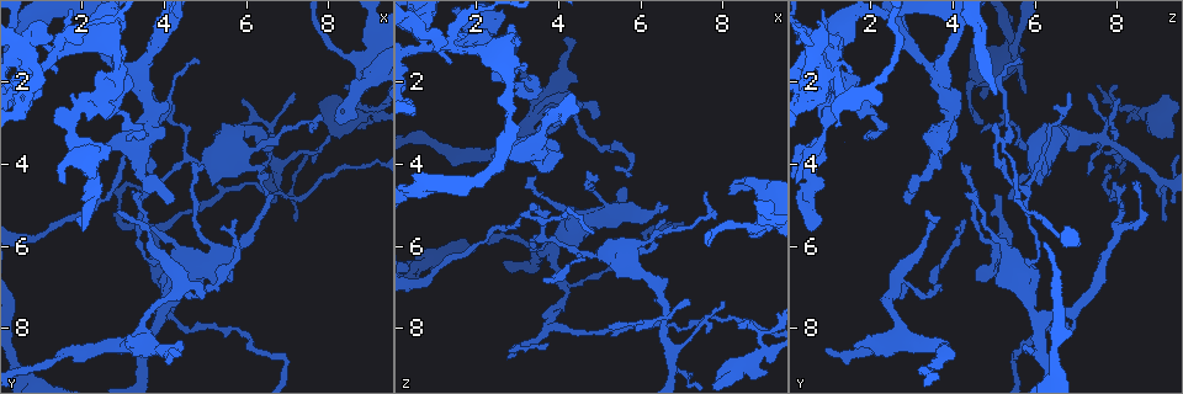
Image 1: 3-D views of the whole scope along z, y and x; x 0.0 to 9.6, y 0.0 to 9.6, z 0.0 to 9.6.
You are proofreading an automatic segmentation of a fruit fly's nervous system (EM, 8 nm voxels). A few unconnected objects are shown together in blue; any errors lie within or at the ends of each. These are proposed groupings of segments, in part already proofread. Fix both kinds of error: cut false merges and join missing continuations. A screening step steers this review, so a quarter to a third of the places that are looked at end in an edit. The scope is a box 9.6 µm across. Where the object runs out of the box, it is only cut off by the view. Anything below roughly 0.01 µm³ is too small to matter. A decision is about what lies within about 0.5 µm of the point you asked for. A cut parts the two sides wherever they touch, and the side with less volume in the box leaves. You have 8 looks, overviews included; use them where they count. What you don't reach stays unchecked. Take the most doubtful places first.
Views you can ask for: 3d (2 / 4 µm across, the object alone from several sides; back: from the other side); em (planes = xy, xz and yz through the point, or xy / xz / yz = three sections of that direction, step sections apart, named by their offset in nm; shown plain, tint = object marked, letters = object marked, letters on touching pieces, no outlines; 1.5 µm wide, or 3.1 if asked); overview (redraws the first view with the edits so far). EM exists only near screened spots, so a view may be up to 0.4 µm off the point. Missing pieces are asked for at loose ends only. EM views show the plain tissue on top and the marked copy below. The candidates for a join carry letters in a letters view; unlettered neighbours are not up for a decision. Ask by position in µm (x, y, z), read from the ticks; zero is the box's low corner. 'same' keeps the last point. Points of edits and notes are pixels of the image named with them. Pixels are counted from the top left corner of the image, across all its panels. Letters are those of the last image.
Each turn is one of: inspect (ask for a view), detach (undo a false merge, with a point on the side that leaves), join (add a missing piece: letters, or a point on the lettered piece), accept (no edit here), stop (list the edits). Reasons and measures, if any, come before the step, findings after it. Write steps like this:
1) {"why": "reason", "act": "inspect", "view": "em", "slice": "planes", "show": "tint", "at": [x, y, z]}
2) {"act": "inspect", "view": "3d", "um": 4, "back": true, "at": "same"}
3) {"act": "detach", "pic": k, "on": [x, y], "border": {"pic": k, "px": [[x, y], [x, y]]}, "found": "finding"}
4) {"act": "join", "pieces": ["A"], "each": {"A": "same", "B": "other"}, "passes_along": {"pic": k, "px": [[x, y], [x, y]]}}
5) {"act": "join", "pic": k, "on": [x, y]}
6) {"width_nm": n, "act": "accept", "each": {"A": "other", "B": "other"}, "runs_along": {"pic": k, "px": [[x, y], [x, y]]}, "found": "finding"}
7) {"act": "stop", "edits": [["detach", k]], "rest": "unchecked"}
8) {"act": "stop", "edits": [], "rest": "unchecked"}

{"why": "sharp bend", "act": "inspect", "view": "em", "slice": "planes", "show": "tint", "at": [3.50, 3.20, 2.20]}

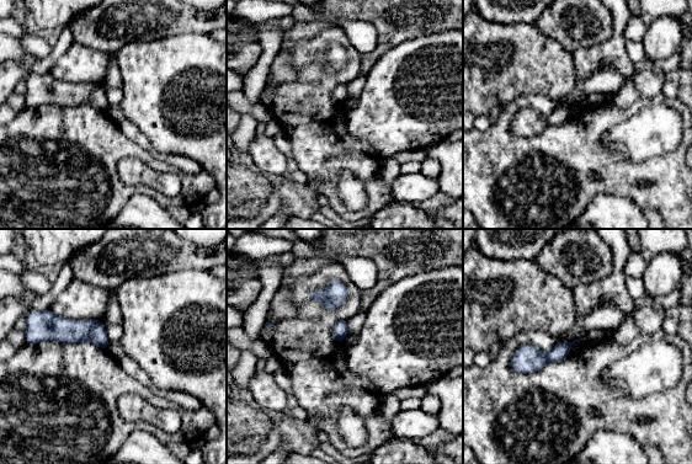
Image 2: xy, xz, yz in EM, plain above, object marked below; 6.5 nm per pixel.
{"why": "see the neighbours", "act": "inspect", "view": "em", "slice": "planes", "show": "letters", "at": "same"}

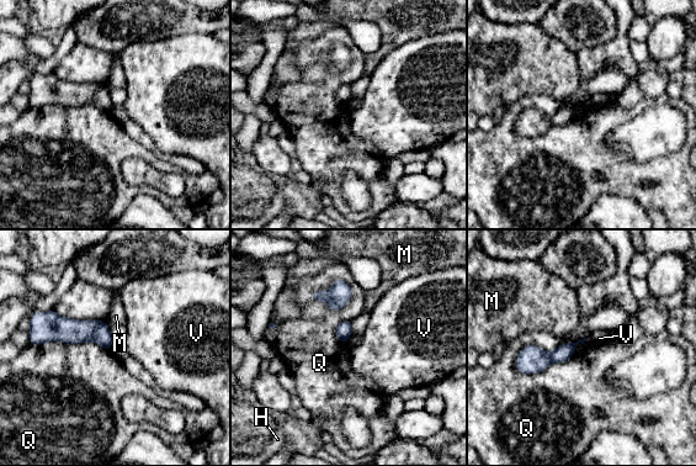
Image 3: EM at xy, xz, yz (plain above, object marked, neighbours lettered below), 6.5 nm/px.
{"longest_contact_nm": ["Q", 400], "act": "accept", "each": {"H": "other", "M": "other", "Q": "other", "V": "other"}, "runs_along": {"pic": 3, "px": [[40, 339], [96, 332], [109, 343]]}, "found": "one cell here"}

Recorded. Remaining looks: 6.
{"why": "branch stops here", "act": "inspect", "view": "3d", "um": 2, "at": [1.80, 5.30, 0.75]}

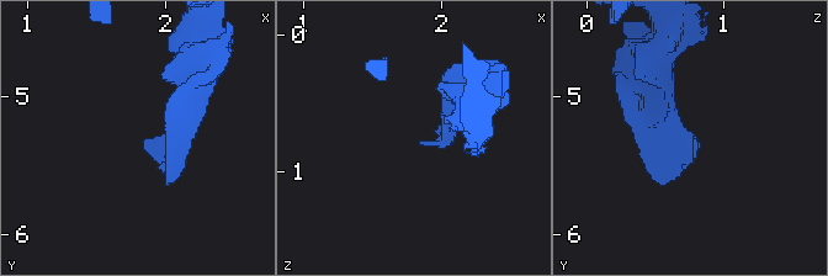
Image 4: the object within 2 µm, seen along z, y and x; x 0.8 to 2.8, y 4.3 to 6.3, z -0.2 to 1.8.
{"act": "inspect", "view": "em", "slice": "xz", "step": 4, "show": "tint", "at": [1.86, 5.32, 0.80]}

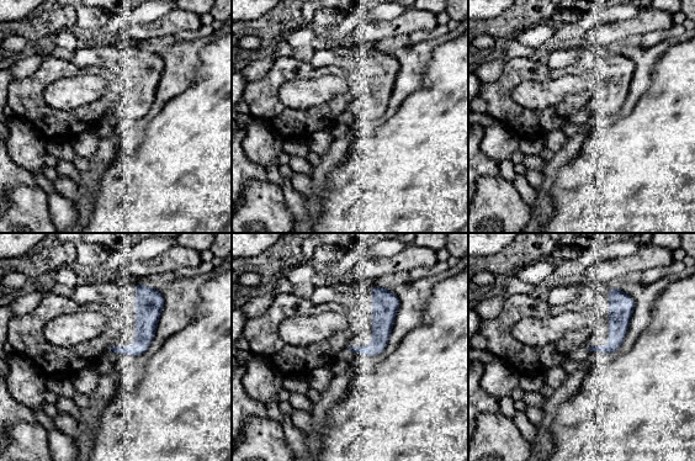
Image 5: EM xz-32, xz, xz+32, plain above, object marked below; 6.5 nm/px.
{"why": "another direction", "act": "inspect", "view": "em", "slice": "planes", "show": "letters", "at": "same"}

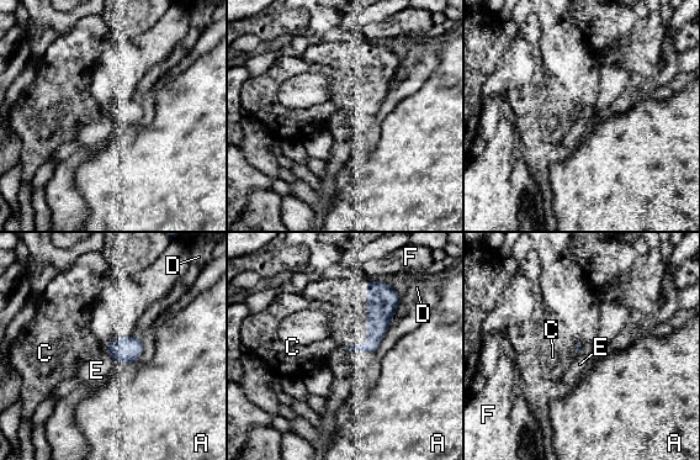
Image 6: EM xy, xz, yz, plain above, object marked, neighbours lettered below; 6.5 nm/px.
{"act": "accept", "each": {"A": "other", "C": "other", "D": "other", "E": "other", "F": "other"}, "found": "none of them fits"}

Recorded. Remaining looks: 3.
{"why": "an open end", "act": "inspect", "view": "3d", "um": 4, "at": [4.20, 8.50, 0.90]}

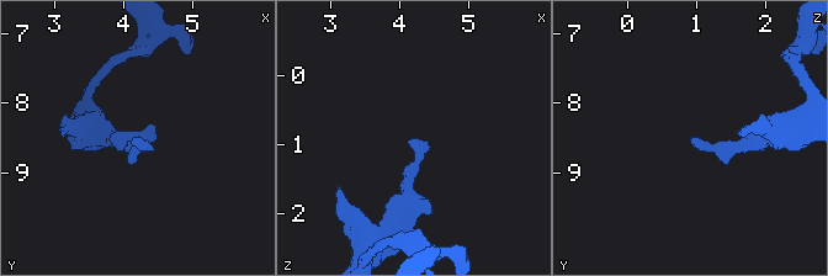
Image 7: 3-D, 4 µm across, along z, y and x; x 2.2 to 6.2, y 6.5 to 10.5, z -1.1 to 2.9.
{"act": "inspect", "view": "em", "slice": "planes", "show": "letters", "at": [4.10, 8.45, 0.90]}

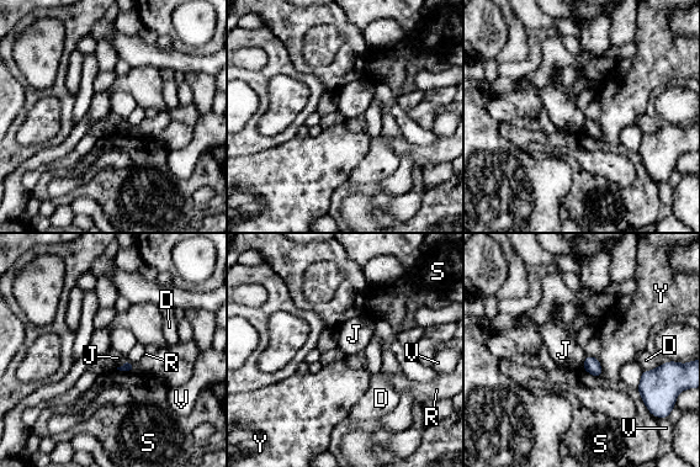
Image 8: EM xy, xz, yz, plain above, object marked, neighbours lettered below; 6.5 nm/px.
{"act": "accept", "each": {"D": "other", "J": "other", "R": "other", "S": "other", "V": "other", "Y": "other"}, "border": {"pic": 8, "px": [[130, 361], [125, 361], [117, 367]]}, "found": "no lettered piece goes on from it"}

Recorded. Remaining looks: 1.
{"act": "stop", "edits": [], "rest": "unchecked"}

